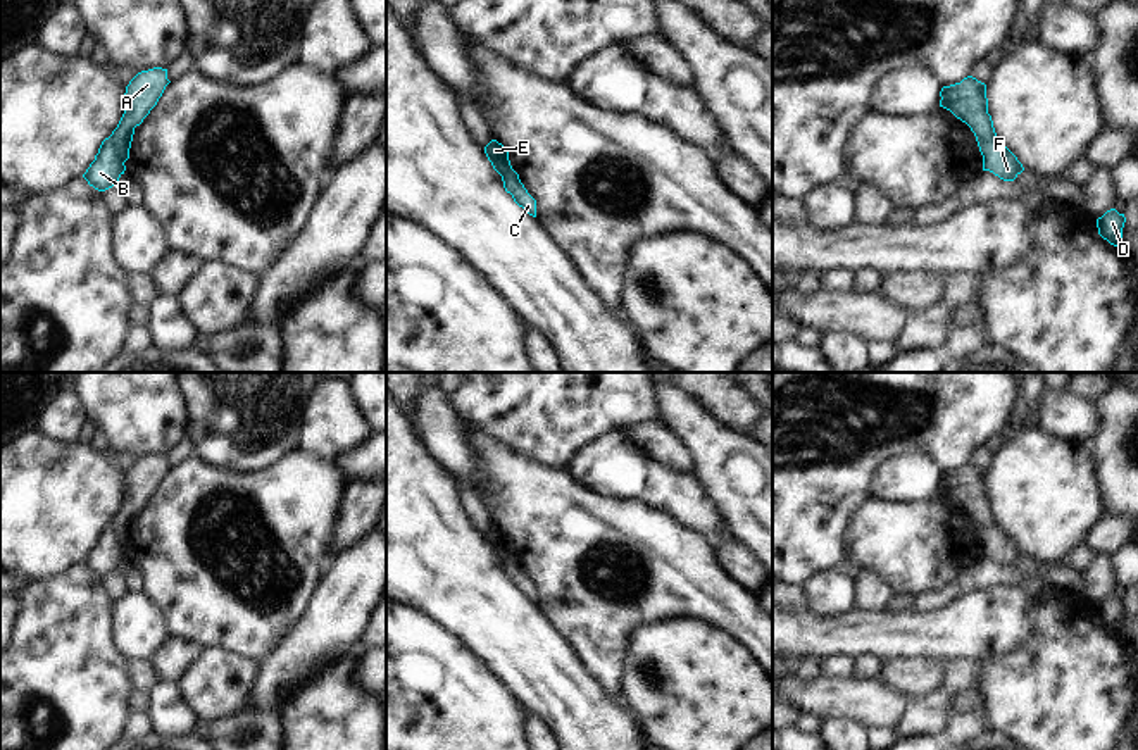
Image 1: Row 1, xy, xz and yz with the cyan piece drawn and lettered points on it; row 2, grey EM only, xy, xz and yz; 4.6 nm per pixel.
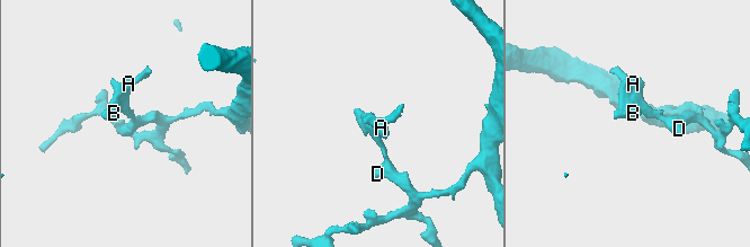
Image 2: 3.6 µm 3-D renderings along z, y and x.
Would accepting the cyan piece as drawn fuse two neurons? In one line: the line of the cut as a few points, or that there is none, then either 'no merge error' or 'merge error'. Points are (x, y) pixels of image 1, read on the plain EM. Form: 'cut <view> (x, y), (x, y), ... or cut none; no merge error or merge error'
cut none; no merge error

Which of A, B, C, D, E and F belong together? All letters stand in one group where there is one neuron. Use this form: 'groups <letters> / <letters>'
groups A B C D E F

